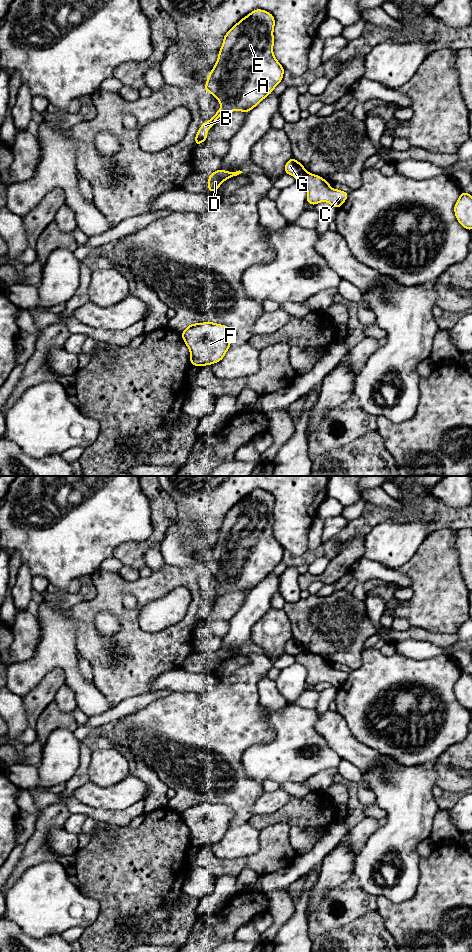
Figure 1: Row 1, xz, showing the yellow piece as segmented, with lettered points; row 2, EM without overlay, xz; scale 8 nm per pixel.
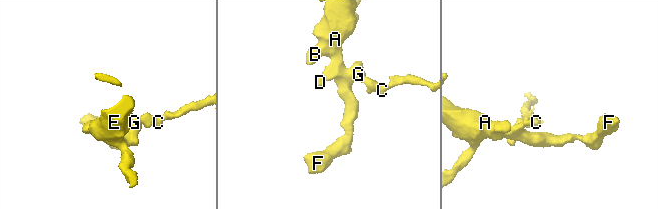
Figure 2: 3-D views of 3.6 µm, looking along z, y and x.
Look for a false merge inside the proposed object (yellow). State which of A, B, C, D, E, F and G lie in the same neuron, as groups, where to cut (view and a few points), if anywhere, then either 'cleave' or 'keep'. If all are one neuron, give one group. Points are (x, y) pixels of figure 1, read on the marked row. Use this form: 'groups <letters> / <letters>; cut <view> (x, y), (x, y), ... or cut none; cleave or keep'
groups A B D E F G / C; cut xz (305, 171), (294, 176); cleave

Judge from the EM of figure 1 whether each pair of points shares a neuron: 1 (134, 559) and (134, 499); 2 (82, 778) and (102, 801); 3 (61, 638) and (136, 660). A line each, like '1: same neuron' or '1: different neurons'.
1: different neurons
2: different neurons
3: different neurons

